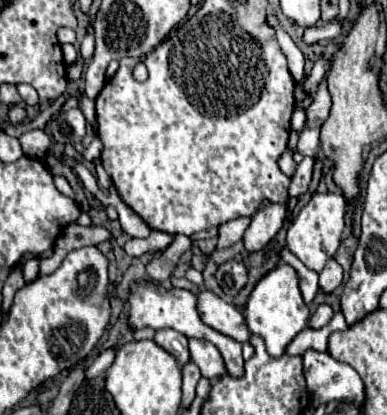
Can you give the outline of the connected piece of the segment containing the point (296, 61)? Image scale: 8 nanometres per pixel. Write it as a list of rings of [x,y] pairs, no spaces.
[[[274,15],[268,17],[268,23],[276,29],[276,39],[280,41],[282,53],[284,53],[286,59],[288,59],[288,69],[290,69],[292,77],[294,77],[296,81],[300,81],[300,79],[304,77],[304,63],[306,63],[304,53],[294,45],[294,41],[292,41],[290,35],[280,27],[280,23],[278,23],[278,19],[276,19]]]

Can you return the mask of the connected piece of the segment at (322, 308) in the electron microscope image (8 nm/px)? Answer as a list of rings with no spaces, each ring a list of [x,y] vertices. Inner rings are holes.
[[[328,303],[318,305],[316,313],[314,313],[314,315],[312,315],[312,319],[310,319],[310,327],[314,327],[314,329],[324,327],[324,325],[332,319],[332,315],[334,315],[334,311],[332,311],[332,307],[330,307]]]

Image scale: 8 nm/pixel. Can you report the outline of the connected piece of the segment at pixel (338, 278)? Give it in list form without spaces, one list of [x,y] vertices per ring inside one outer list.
[[[330,259],[320,273],[320,289],[324,293],[332,293],[342,283],[342,265],[336,259]]]

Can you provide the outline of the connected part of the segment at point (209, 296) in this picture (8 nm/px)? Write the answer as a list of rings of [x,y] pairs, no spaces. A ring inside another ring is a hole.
[[[204,289],[198,293],[198,311],[206,325],[212,329],[236,339],[238,343],[246,343],[250,337],[248,325],[244,321],[244,315],[224,299],[220,299],[216,293]]]

